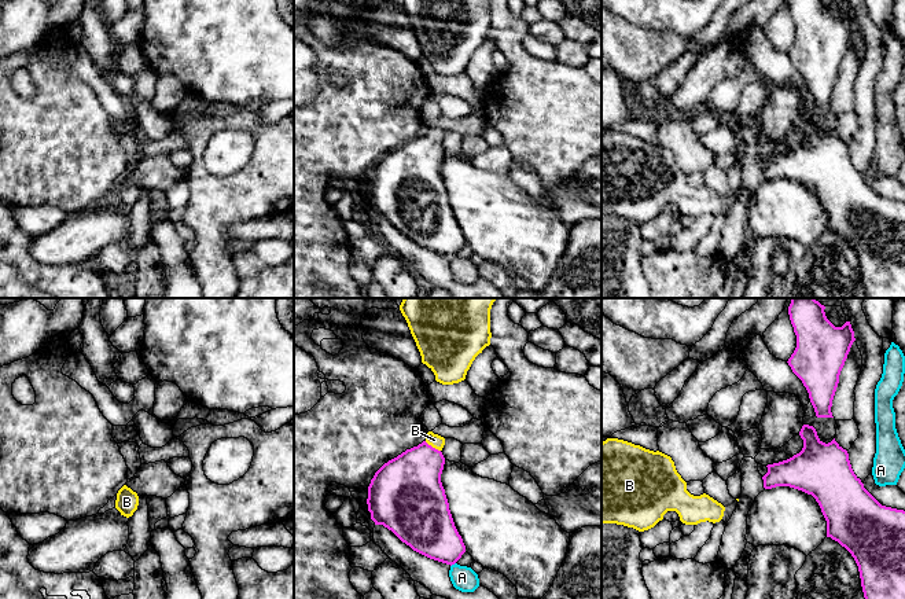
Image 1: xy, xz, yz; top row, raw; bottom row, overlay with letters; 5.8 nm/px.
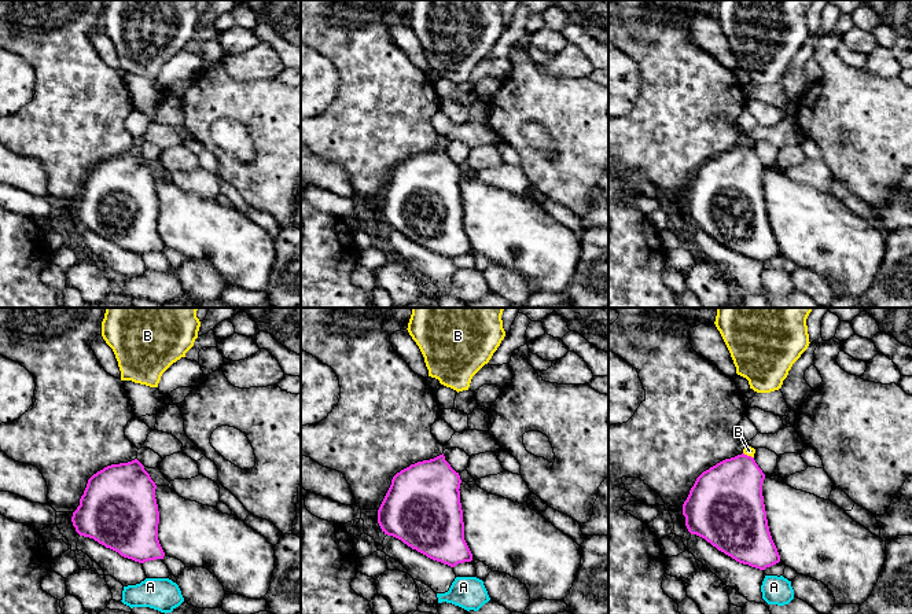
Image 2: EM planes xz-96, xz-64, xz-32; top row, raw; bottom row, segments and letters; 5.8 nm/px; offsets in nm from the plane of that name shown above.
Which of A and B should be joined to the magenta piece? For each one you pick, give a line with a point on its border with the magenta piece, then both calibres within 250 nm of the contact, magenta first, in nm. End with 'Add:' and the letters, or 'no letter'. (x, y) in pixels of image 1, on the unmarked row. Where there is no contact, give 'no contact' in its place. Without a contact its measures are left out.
B: xz (431, 139) | 360/80 nm
Add: B

